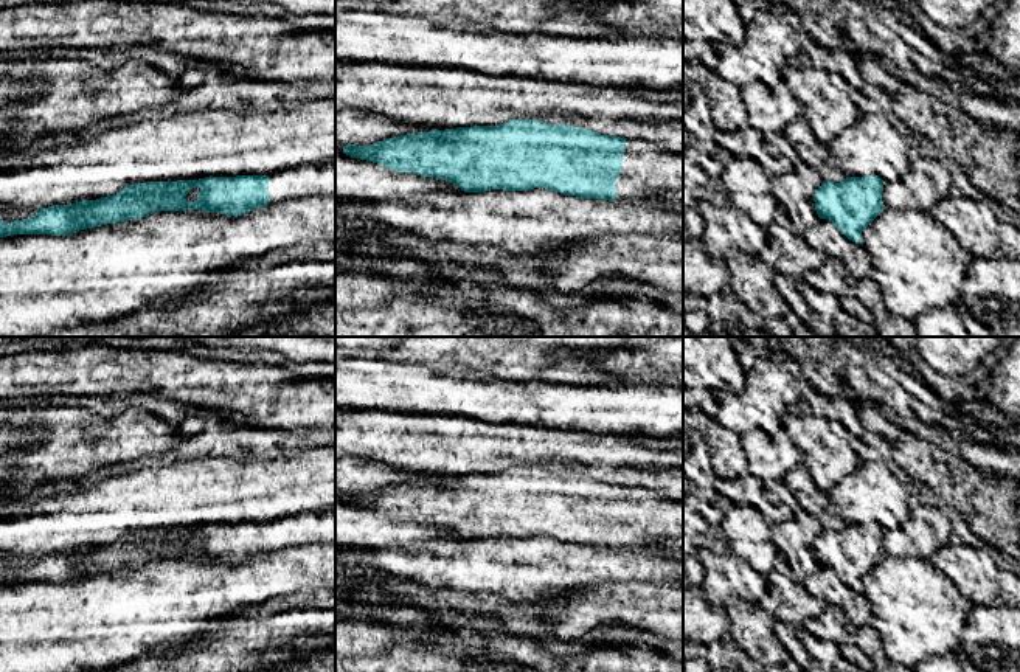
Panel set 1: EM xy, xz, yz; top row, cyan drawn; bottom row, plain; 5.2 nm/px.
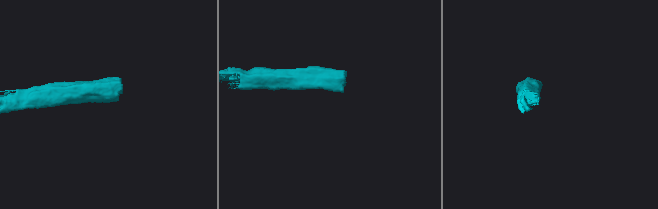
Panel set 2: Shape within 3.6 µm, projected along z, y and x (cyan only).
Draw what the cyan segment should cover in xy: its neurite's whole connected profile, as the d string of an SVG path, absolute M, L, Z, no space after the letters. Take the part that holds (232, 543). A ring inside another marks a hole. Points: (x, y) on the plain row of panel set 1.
M335 509L320 514L303 512L269 523L127 532L113 543L40 556L34 563L11 571L0 568L0 585L65 584L79 577L141 566L154 559L197 557L242 563L267 552L311 545L335 545Z

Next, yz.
M873 521L846 525L843 529L823 529L814 549L820 566L832 570L841 582L859 591L862 579L882 560L885 529Z

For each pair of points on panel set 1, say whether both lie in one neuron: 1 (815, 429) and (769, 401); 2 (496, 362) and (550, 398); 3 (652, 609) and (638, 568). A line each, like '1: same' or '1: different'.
1: different
2: different
3: different

